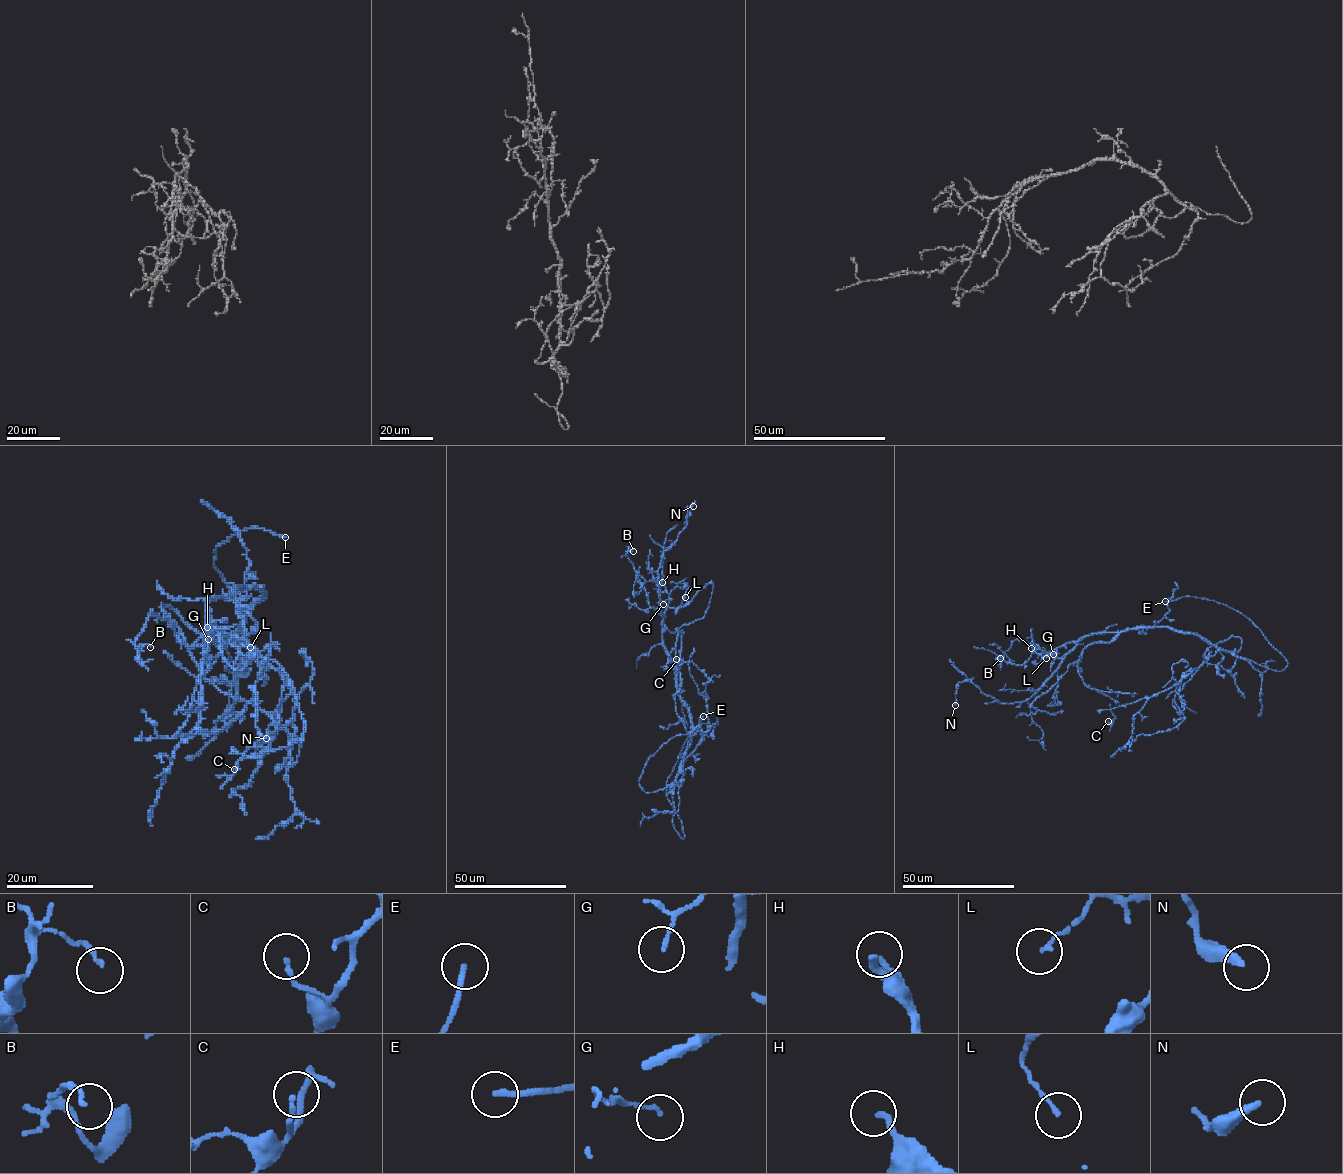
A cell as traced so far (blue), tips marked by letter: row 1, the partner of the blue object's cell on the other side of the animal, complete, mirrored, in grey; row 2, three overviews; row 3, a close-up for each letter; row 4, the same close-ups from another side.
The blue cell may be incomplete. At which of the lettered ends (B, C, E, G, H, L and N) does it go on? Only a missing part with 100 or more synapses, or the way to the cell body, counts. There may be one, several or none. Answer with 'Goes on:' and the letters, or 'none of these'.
Goes on: E

